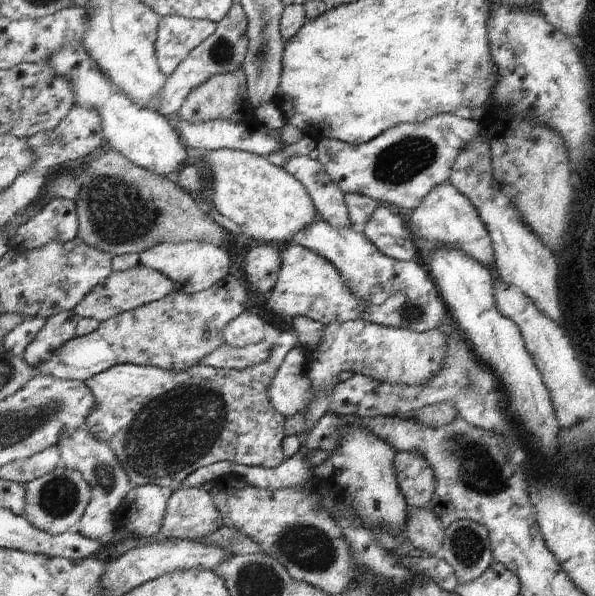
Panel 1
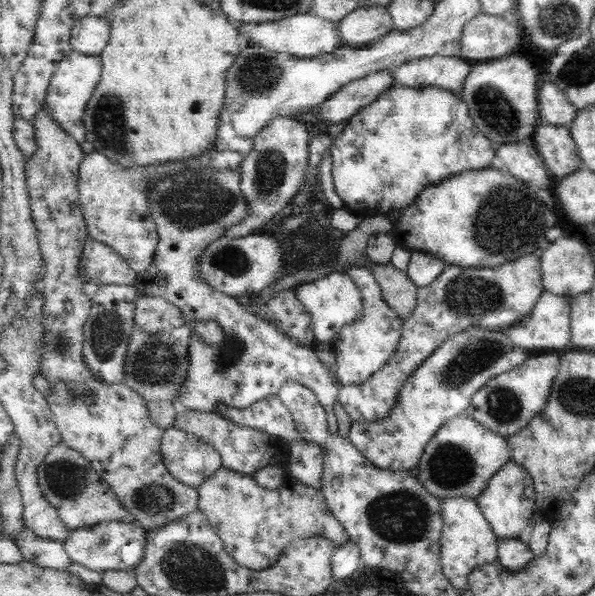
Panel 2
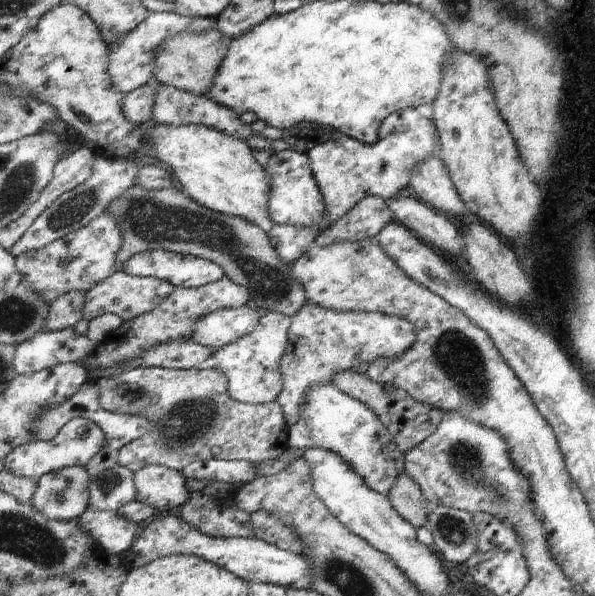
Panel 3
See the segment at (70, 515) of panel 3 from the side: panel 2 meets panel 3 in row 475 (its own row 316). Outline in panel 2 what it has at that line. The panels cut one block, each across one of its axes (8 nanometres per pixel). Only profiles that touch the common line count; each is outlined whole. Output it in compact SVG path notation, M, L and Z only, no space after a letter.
M43 110L37 117L33 120L33 125L37 127L37 137L40 143L39 151L34 155L33 159L27 160L27 185L29 185L29 195L31 195L31 208L32 214L35 220L35 225L38 230L38 241L41 247L41 254L44 260L44 271L43 271L43 291L45 294L45 327L47 327L47 336L45 336L45 348L44 358L46 360L41 362L41 369L43 369L43 375L47 380L49 380L49 391L51 394L47 396L49 399L49 407L53 409L53 415L55 415L57 427L59 427L60 433L63 435L63 442L79 451L85 458L89 459L92 463L92 467L101 475L101 478L105 479L105 482L109 483L117 494L117 498L124 503L125 509L129 510L133 516L135 516L135 521L141 524L143 528L153 529L161 528L161 526L167 526L171 522L177 520L183 520L185 516L189 516L191 513L196 513L200 510L200 492L197 487L186 485L181 482L180 479L175 478L173 474L169 472L168 466L165 466L164 455L162 454L162 438L164 437L165 429L157 426L152 420L152 416L149 414L148 401L137 394L136 390L133 390L131 386L127 386L126 382L117 385L107 385L105 382L101 382L99 379L93 376L93 370L85 364L84 361L84 348L85 348L85 323L89 320L89 315L91 314L92 299L87 297L87 294L83 292L83 282L81 282L79 274L79 266L81 258L85 252L85 242L90 236L88 231L88 224L84 218L83 207L81 206L81 193L80 193L80 168L84 157L86 154L80 148L80 144L76 142L75 139L71 138L64 128L57 124L56 120L52 118L52 115L48 114L48 111Z

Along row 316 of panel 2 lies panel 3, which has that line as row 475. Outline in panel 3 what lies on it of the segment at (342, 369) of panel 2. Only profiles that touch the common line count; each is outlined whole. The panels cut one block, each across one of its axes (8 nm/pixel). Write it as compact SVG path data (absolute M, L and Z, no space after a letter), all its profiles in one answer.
M333 382L317 385L310 390L300 419L295 426L288 427L288 431L289 447L302 451L317 447L341 455L378 493L387 495L397 479L406 472L406 453L397 446L396 439L376 412Z

